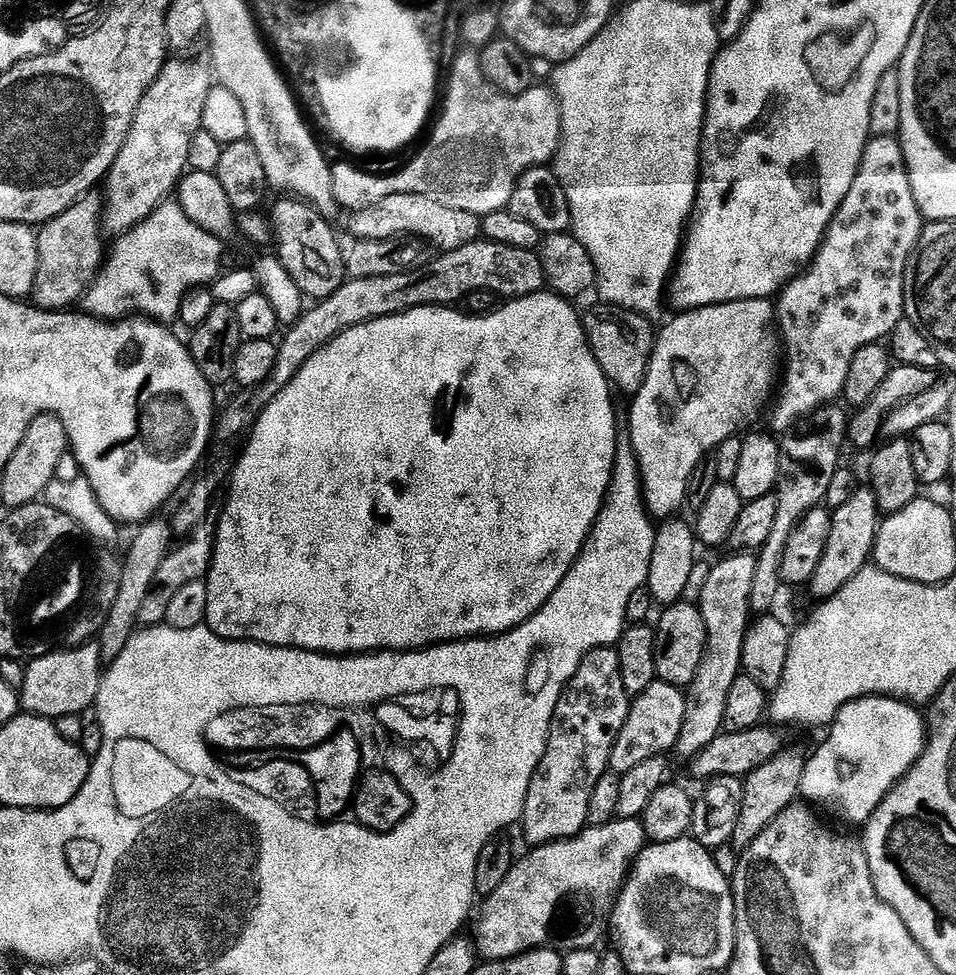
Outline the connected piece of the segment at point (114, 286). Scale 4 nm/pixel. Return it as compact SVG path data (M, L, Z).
M165 202L158 205L145 220L131 231L123 233L106 263L100 268L98 275L88 285L82 297L83 311L89 316L103 322L116 322L127 317L137 308L139 315L151 318L156 322L175 321L180 314L180 303L185 292L190 288L211 285L222 275L220 259L224 256L224 248L220 245L219 235L202 230L182 210L179 202Z

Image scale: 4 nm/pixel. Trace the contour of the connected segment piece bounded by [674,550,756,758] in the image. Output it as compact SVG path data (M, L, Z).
M736 550L731 554L733 556L718 561L709 570L700 588L698 607L702 622L706 622L706 650L694 682L686 689L686 718L674 749L675 755L685 758L698 755L715 736L720 735L724 727L726 697L730 695L730 686L734 686L734 678L742 672L742 646L750 627L748 616L753 615L750 589L754 583L756 556L748 550Z

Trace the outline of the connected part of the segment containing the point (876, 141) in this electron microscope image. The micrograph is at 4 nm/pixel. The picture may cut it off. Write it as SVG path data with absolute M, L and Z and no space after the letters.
M872 136L864 148L864 157L854 182L824 232L820 249L807 267L784 285L775 301L774 316L783 347L784 344L788 347L788 365L785 368L783 365L782 387L774 400L773 433L791 433L796 420L818 411L831 400L839 401L844 395L850 364L859 348L891 337L900 320L905 319L904 275L925 223L918 202L914 202L914 190L910 186L899 139L896 136Z

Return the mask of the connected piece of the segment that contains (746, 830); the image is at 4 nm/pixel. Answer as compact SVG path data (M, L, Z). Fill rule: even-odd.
M788 748L777 751L762 766L755 768L751 774L743 781L744 797L741 800L740 812L737 815L737 825L734 826L731 845L737 850L748 848L754 842L754 838L758 838L758 834L762 834L762 830L766 830L766 826L770 826L770 822L774 818L778 818L778 814L782 814L782 810L786 810L790 805L797 803L800 796L800 787L802 786L802 774L804 773L804 765L806 763L805 753L800 753L796 748Z

